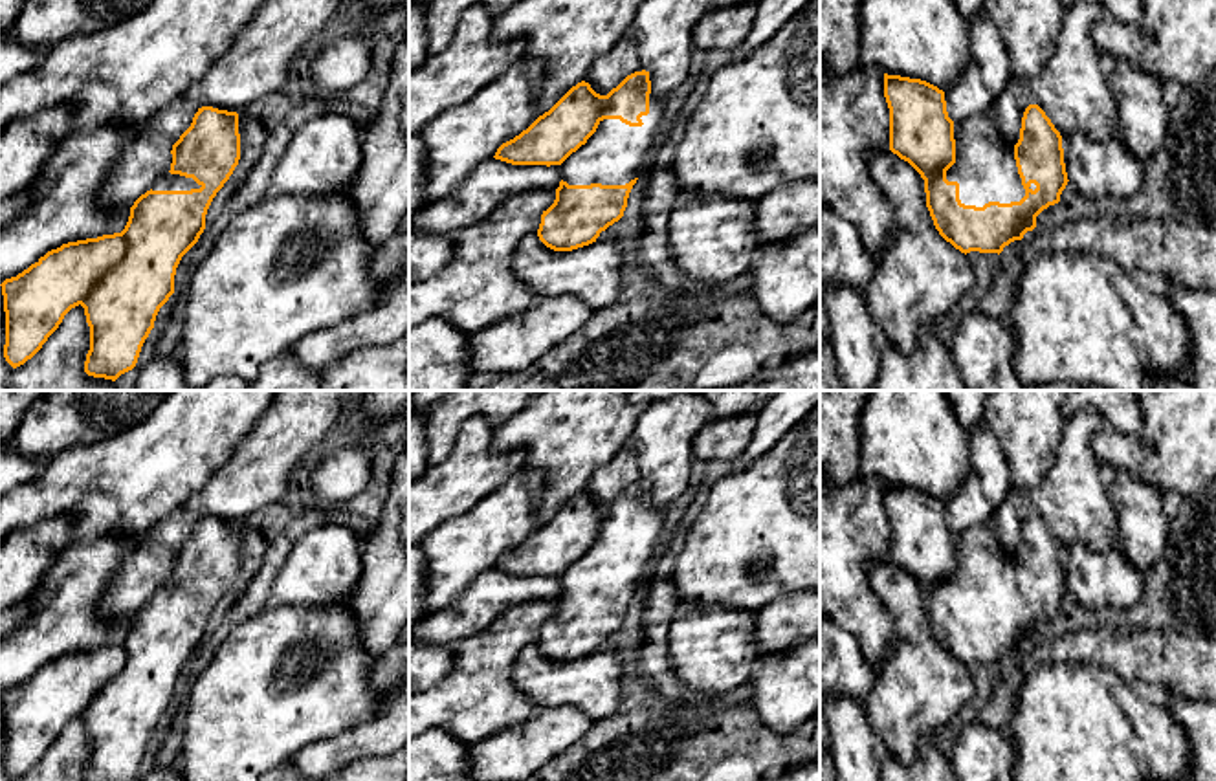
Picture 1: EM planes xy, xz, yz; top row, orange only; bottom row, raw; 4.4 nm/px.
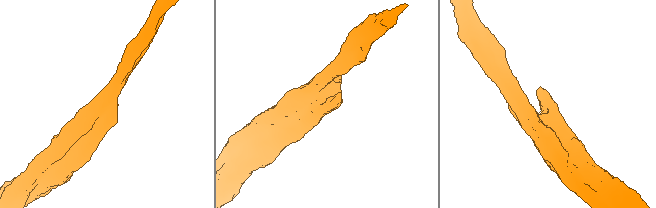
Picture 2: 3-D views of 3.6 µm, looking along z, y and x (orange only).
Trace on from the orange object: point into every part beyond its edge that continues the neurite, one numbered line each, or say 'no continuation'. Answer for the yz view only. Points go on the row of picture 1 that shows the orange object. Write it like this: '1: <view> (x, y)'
1: yz (985, 169)

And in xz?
1: xz (615, 154)

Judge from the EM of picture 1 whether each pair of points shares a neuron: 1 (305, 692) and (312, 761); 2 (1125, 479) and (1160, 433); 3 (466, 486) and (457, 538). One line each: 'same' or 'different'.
1: different
2: different
3: different

